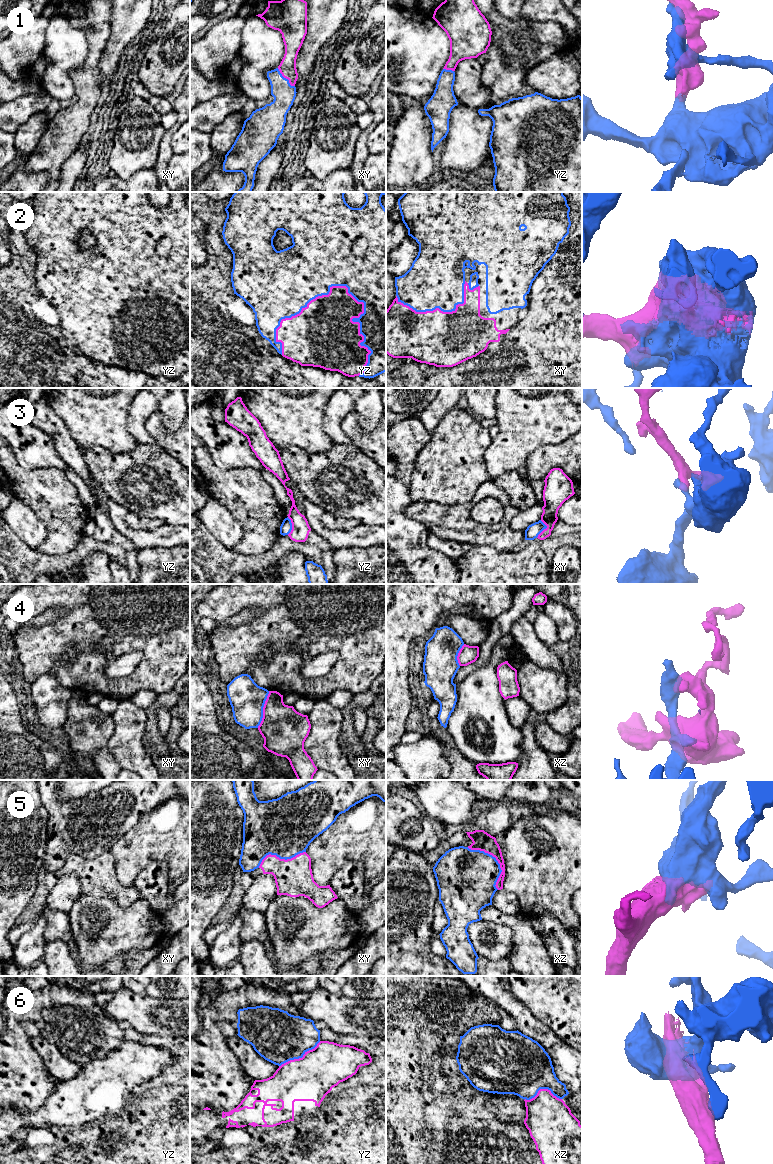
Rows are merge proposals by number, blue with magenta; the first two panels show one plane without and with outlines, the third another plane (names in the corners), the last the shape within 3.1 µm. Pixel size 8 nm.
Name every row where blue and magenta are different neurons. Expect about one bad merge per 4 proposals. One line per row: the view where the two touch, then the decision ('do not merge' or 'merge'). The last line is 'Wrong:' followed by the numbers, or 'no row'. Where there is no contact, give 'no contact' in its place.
1: contact in xy; merge
2: contact in yz; merge
3: contact in xy; do not merge
4: contact in xy; do not merge
5: contact in xz; do not merge
6: contact in yz; do not merge
Wrong: 3, 4, 5, 6

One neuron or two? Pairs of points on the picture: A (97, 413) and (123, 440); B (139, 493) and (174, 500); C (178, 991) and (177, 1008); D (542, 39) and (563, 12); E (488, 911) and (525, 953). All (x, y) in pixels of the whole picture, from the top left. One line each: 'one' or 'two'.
A: one
B: one
C: two
D: two
E: one

